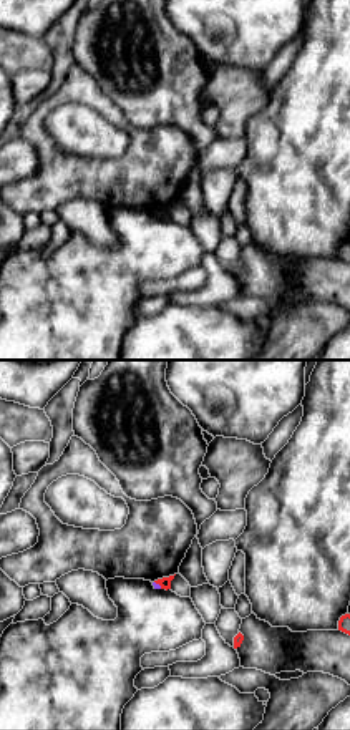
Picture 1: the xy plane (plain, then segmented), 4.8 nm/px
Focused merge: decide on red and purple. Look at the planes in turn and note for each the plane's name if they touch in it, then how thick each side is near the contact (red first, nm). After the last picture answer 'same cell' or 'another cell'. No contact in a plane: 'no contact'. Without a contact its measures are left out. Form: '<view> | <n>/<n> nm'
xy | 60/30 nm

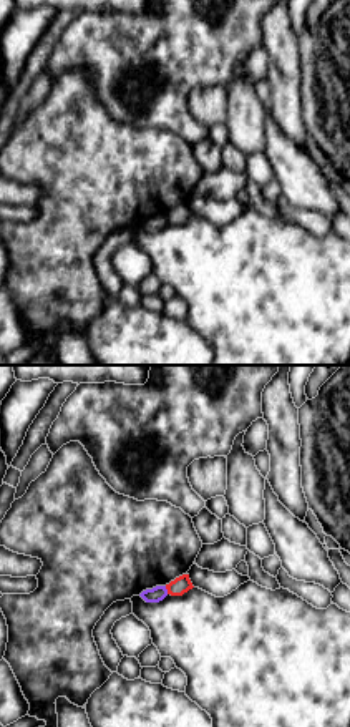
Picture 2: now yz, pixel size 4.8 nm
yz | 90/70 nm

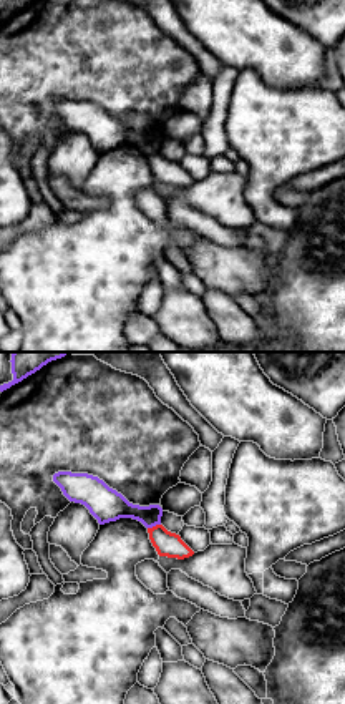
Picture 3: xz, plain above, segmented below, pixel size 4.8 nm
xz | 120/160 nm

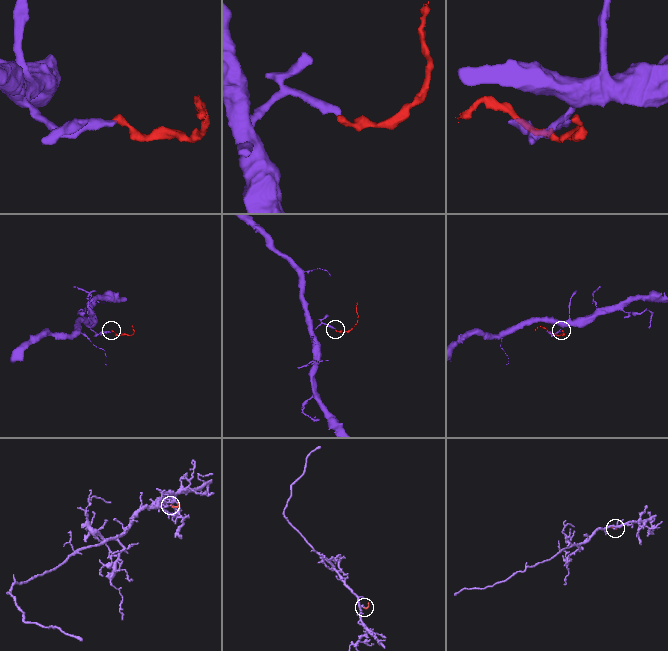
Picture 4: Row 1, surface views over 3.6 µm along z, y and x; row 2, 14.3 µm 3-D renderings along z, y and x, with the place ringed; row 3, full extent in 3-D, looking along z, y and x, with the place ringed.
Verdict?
another cell

